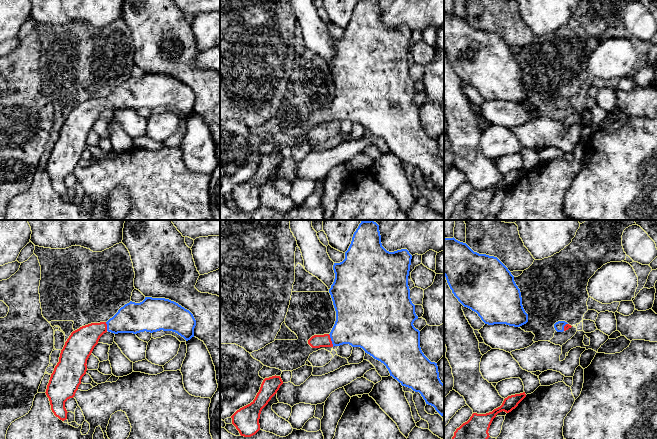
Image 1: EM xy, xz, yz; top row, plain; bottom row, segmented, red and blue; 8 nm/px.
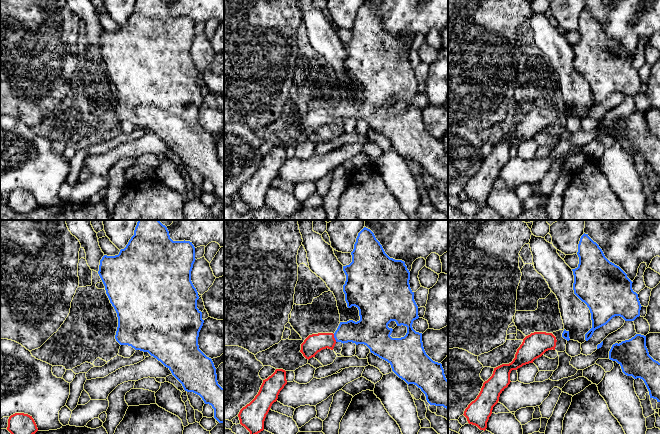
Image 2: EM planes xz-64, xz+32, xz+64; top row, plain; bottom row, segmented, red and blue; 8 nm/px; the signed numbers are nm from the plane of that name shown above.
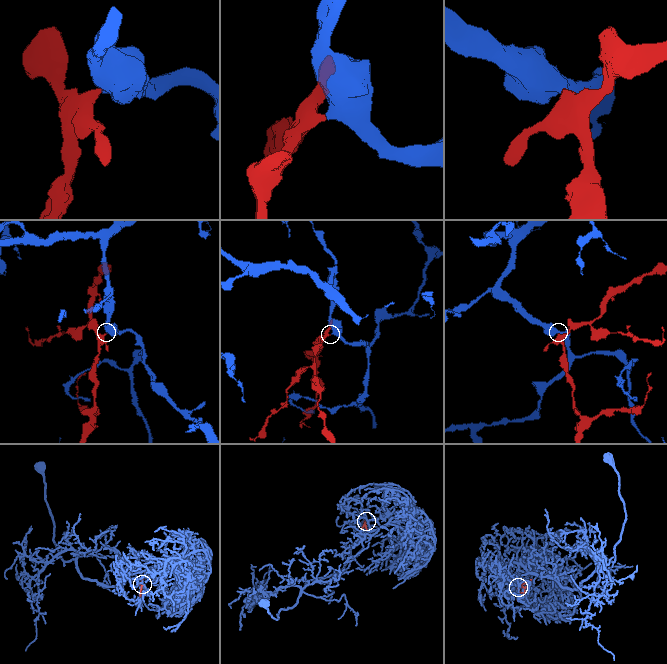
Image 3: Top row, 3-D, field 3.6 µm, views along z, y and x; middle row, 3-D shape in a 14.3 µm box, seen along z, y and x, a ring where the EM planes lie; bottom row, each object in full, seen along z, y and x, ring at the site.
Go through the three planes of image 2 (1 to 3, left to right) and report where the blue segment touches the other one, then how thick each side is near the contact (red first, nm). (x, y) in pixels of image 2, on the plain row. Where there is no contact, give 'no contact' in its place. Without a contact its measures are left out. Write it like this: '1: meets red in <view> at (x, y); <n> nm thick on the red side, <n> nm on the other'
1: no contact
2: meets red in xz+32 at (334, 114); 150 nm thick on the red side, 200 nm on the other
3: no contact

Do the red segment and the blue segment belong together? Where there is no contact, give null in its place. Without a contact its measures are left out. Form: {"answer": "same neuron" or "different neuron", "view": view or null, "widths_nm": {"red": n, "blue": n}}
{"answer": "same neuron", "view": "xz", "widths_nm": {"red": 110, "blue": 340}}

